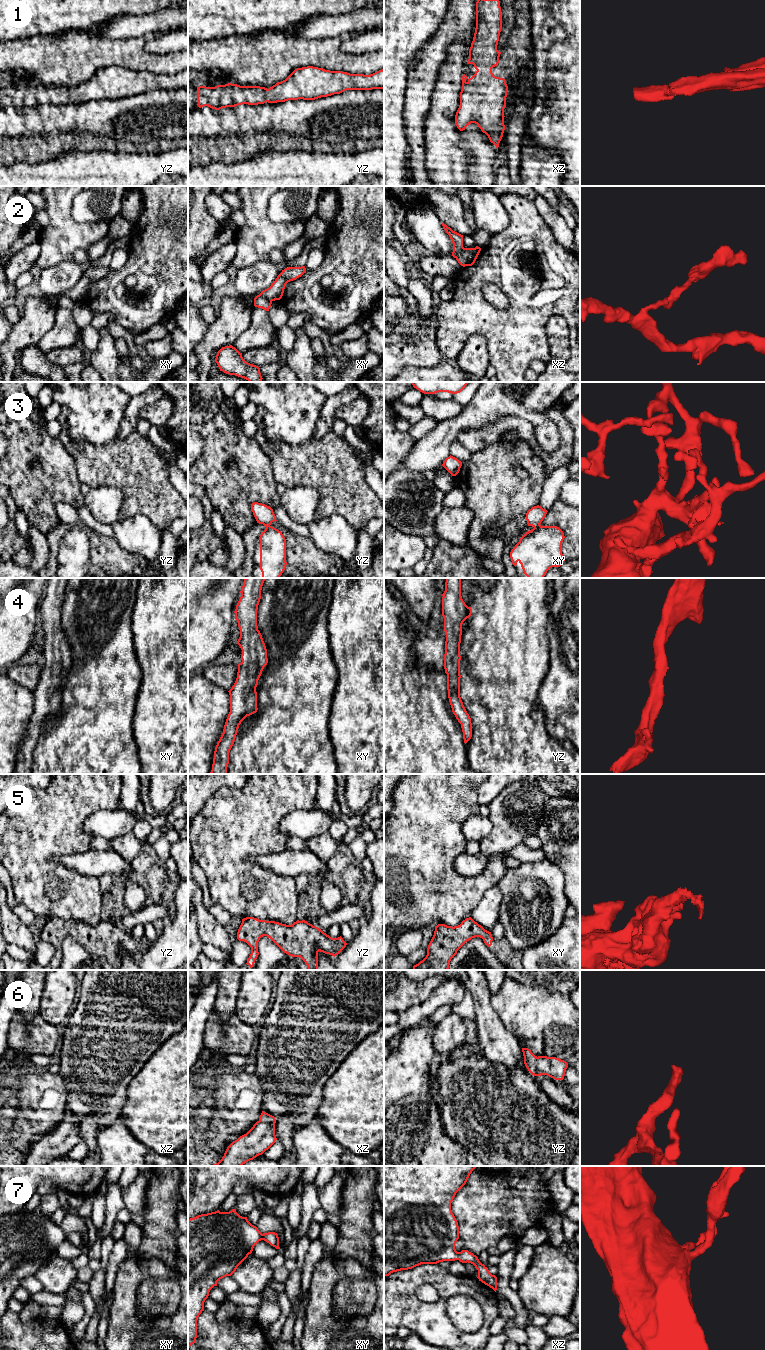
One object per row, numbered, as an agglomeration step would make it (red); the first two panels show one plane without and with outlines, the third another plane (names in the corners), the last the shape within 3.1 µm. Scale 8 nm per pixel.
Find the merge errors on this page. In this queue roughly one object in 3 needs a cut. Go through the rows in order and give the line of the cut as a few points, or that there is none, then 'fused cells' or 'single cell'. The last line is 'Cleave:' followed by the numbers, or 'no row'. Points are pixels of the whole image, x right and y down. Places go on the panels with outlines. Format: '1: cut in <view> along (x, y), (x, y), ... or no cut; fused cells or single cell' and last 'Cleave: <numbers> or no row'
1: no cut; single cell
2: cut in xy along (259, 294), (271, 301); fused cells
3: cut in xy along (540, 525), (534, 527); fused cells
4: no cut; single cell
5: no cut; single cell
6: no cut; single cell
7: no cut; single cell
Cleave: 2, 3

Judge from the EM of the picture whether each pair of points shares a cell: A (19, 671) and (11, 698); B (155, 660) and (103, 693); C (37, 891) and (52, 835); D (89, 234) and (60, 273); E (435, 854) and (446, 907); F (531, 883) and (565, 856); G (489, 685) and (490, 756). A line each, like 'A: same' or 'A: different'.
A: different
B: different
C: same
D: different
E: same
F: different
G: same

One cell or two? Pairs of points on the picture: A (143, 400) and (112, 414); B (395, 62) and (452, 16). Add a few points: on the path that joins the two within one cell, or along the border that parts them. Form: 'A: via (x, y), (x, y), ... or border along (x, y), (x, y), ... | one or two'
A: border along (131, 397), (117, 430) | two
B: border along (447, 10), (439, 28), (422, 45) | two

